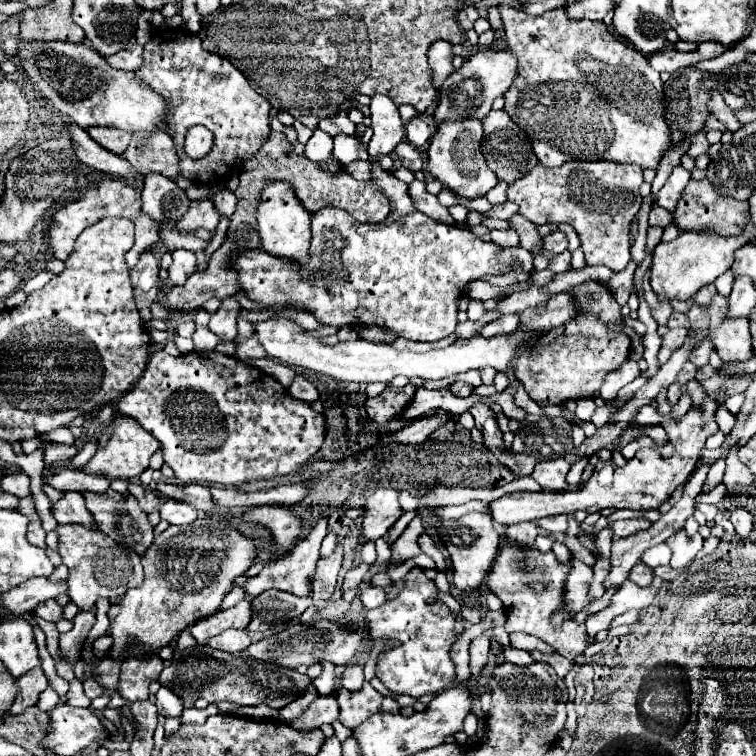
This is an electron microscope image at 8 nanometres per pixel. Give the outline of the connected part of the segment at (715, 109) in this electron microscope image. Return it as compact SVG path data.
M715 90L715 94L711 96L711 112L713 112L713 116L715 116L719 122L725 124L725 128L727 128L729 132L737 132L737 130L743 126L743 124L737 120L737 116L735 116L731 110L727 110L727 106L725 106L723 96L721 96L719 90Z

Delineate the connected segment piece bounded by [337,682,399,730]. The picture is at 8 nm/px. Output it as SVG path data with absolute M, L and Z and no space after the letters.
M365 682L359 692L339 688L337 702L339 702L339 722L351 730L363 724L371 714L399 710L395 698L381 696L369 682Z

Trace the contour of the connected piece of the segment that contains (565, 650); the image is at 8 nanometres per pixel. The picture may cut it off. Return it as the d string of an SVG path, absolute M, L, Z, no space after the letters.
M503 540L503 546L499 546L499 550L501 550L499 558L495 558L495 566L487 576L487 586L505 606L507 634L515 632L533 634L551 644L569 662L573 662L575 656L585 652L587 648L585 626L579 626L575 620L571 620L561 628L551 628L549 622L551 614L559 610L559 602L563 596L563 580L567 580L569 564L561 564L559 560L555 560L553 552L541 554L535 546L515 546L507 540Z

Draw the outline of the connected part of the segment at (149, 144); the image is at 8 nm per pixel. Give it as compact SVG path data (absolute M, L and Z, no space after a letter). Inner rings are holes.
M157 130L155 134L133 134L125 158L143 176L151 172L163 174L171 180L177 180L179 176L179 156L175 144L163 130Z

